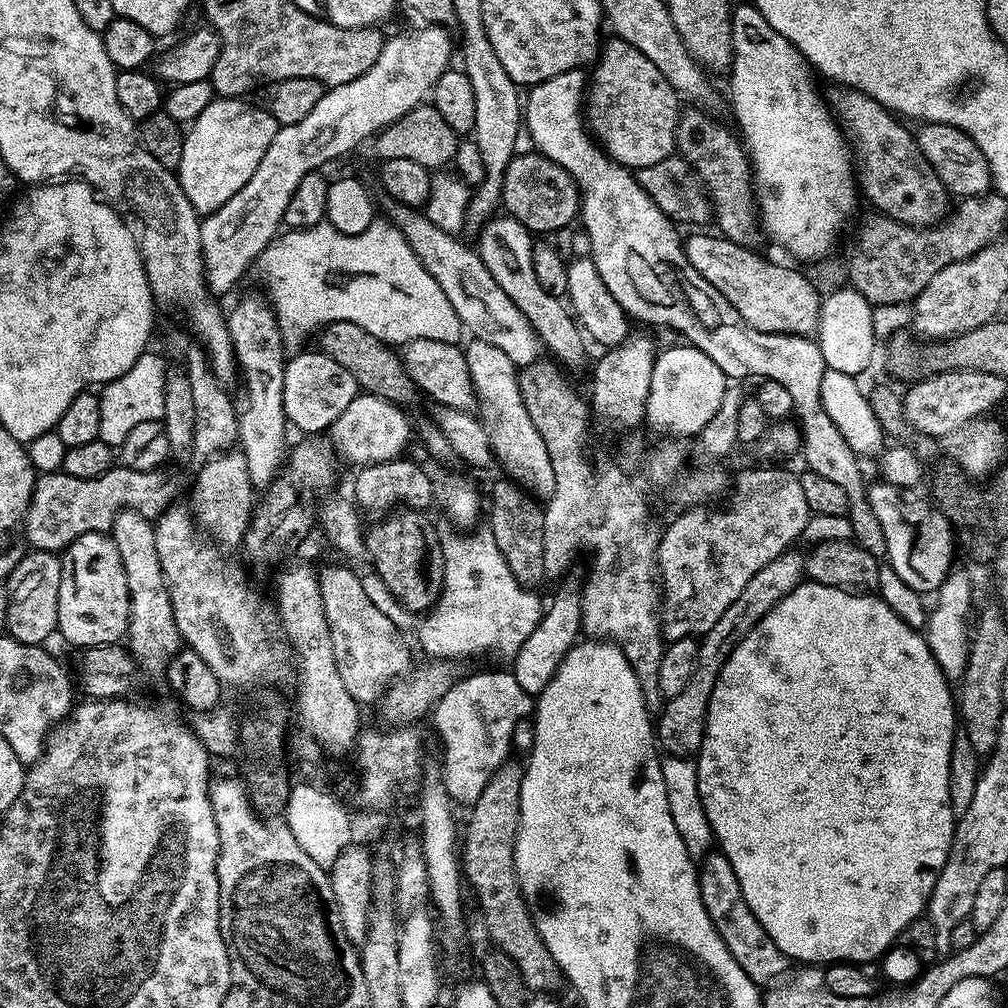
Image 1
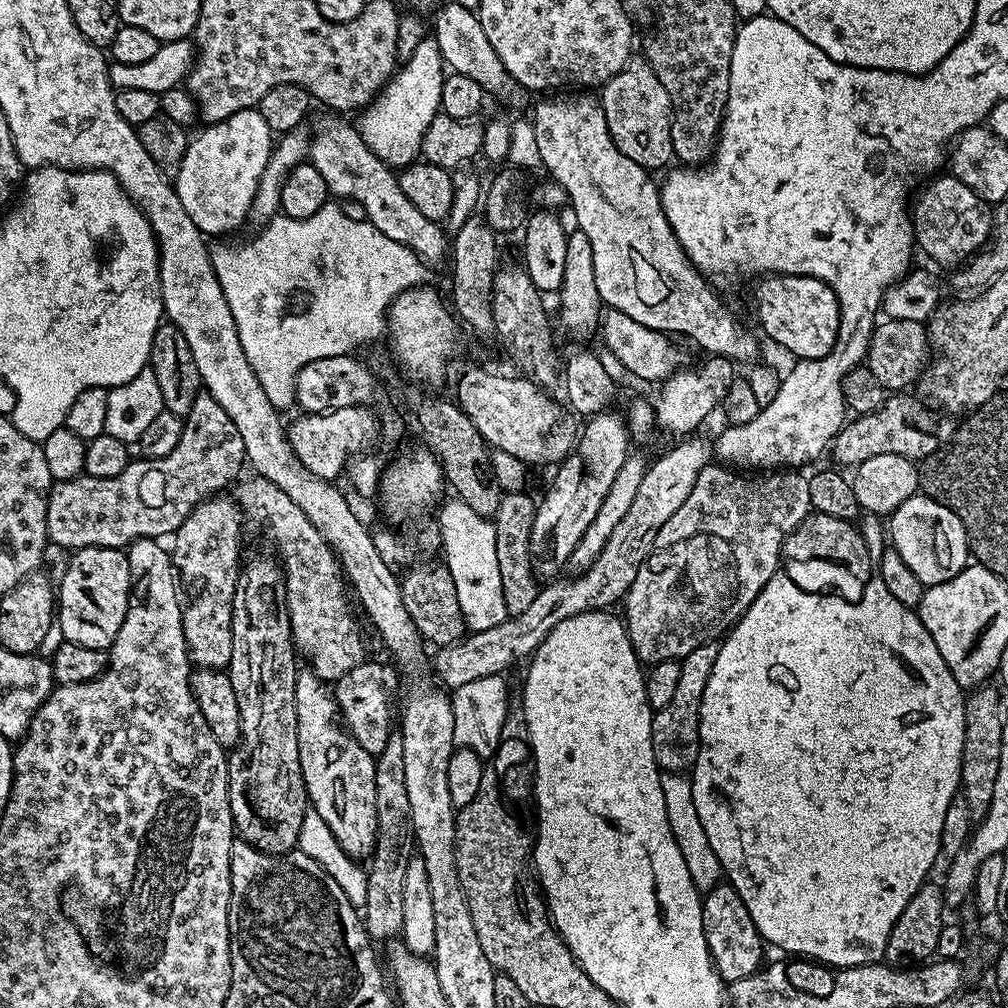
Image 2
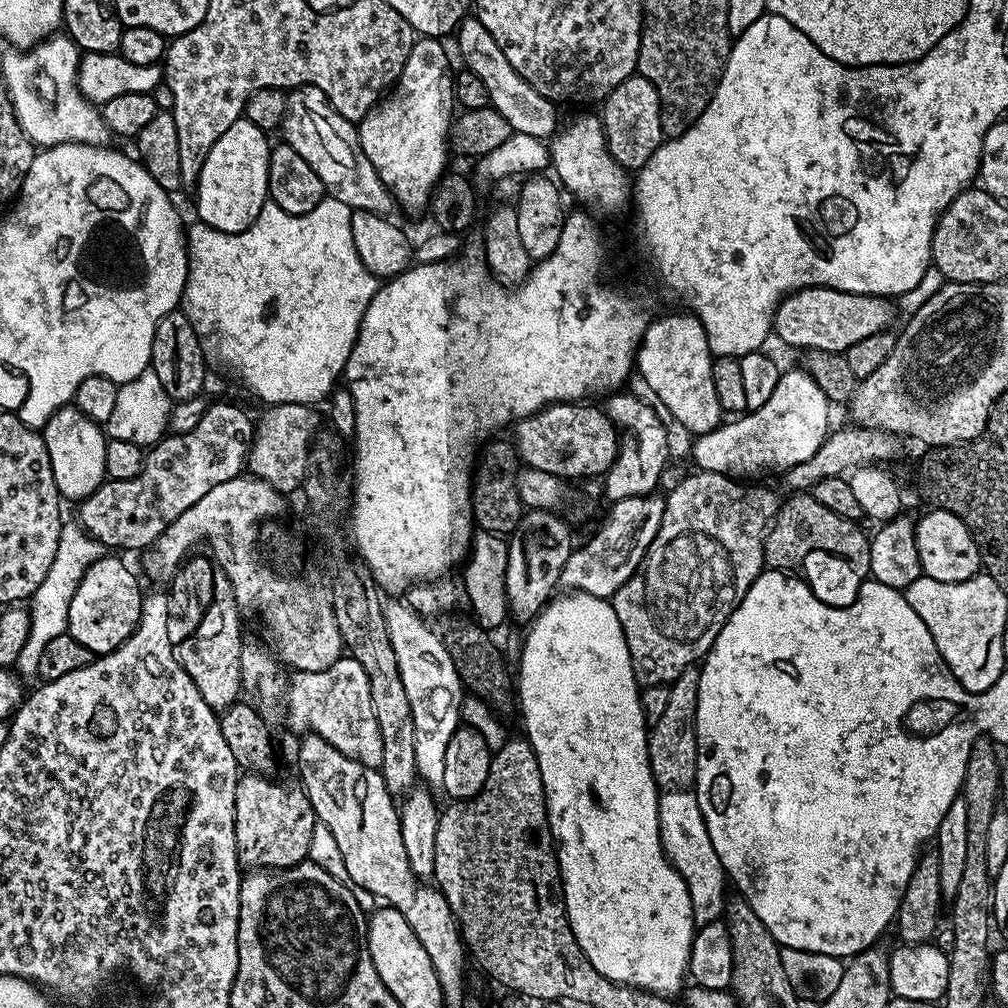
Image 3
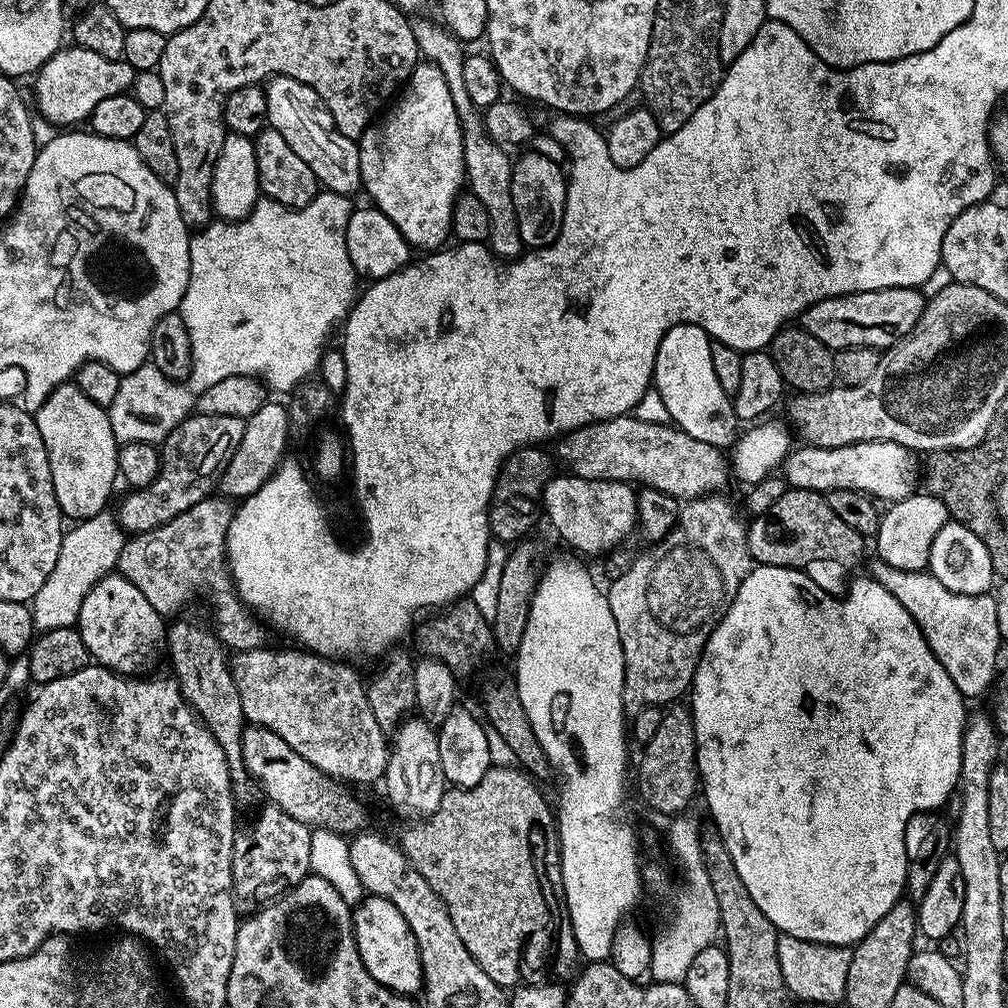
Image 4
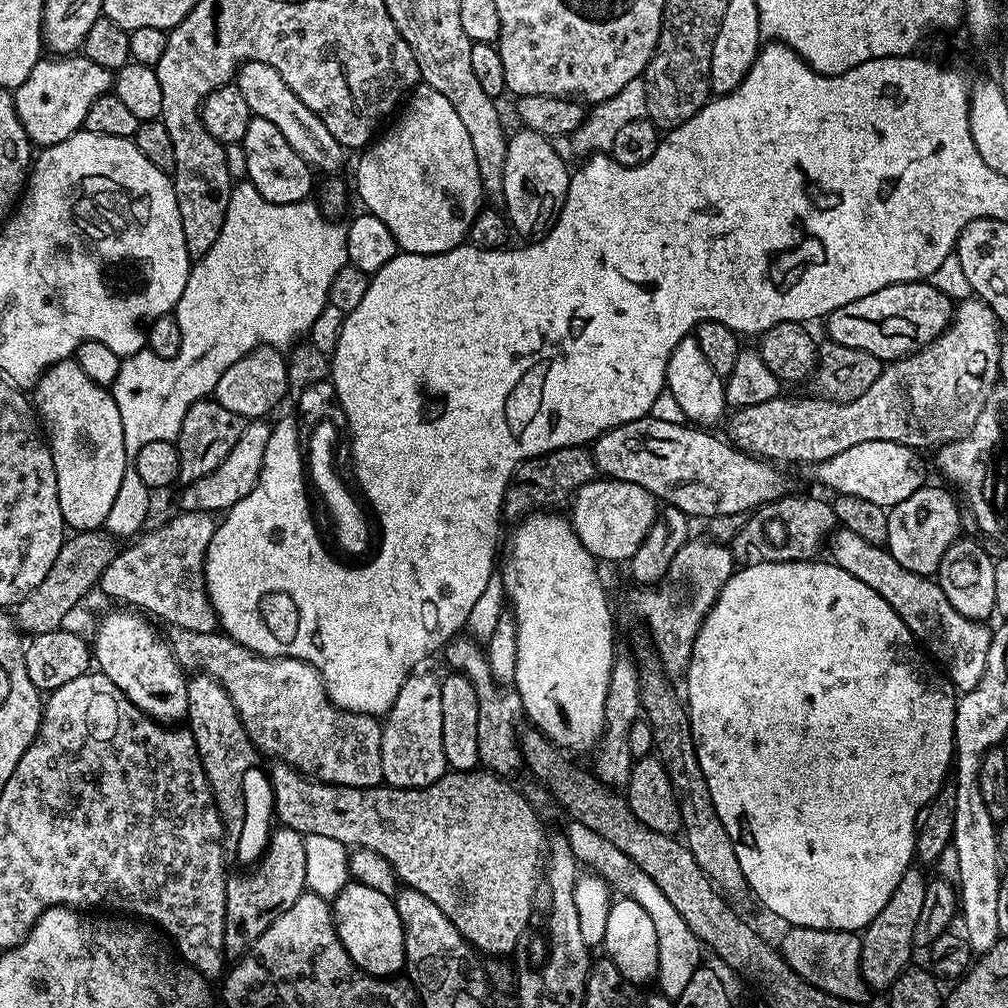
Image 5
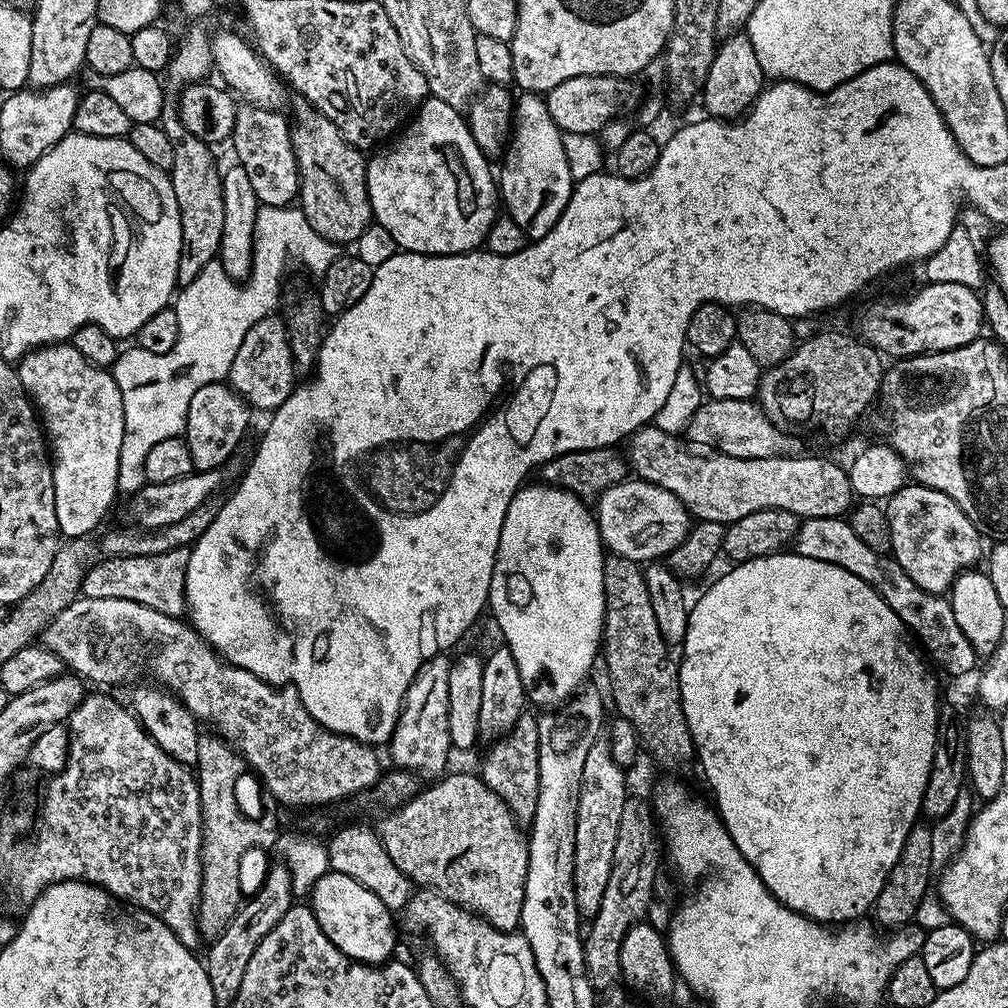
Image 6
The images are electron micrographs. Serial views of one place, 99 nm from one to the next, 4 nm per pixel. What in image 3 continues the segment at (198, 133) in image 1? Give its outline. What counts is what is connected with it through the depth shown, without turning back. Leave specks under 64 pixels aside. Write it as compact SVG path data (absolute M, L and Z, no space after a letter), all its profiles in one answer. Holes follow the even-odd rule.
M238 119L206 154L200 176L196 179L196 212L199 223L209 224L226 234L246 230L262 214L262 206L269 203L268 171L270 170L269 133L263 132L254 122Z

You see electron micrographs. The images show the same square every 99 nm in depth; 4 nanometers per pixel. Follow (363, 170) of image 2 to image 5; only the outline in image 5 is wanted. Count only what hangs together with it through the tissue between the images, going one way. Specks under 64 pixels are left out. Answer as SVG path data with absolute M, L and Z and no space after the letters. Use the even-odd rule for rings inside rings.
M250 60L240 65L234 83L242 90L253 116L266 118L266 122L274 122L274 126L282 130L282 138L286 138L286 142L294 146L296 153L309 166L328 172L324 174L339 173L336 171L344 164L346 149L330 134L330 130L326 130L324 123L296 97L294 90L290 90L290 86L284 81L282 74L278 74L278 70L257 60Z

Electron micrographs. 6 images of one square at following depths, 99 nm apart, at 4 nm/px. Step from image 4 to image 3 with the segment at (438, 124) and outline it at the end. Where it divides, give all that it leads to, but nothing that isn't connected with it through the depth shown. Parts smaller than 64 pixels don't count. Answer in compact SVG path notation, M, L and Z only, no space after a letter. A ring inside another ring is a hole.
M434 36L413 39L410 58L406 58L406 66L402 66L402 74L396 79L394 87L358 124L360 145L366 158L370 158L370 166L374 166L378 178L382 178L386 190L390 190L397 205L408 212L420 212L423 208L425 211L429 207L436 183L449 167L450 133L454 119L454 67L452 68L451 62L448 61L448 52L444 49L444 44L443 39Z

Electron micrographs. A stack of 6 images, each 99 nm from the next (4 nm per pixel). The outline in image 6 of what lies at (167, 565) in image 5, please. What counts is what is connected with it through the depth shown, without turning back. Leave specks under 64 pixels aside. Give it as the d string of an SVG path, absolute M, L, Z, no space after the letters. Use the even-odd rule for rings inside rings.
M188 548L142 557L100 559L85 574L82 592L90 598L126 598L130 602L142 602L142 606L150 606L150 610L158 610L167 616L183 617L186 612L184 587L189 559Z

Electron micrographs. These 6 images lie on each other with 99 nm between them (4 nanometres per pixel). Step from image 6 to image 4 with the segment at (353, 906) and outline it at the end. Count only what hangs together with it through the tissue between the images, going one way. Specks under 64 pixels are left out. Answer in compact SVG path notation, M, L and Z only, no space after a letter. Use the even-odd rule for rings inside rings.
M365 895L352 913L352 929L356 935L358 954L366 966L366 970L382 986L392 992L411 997L424 987L422 962L418 954L418 942L398 906L386 902L381 896Z

